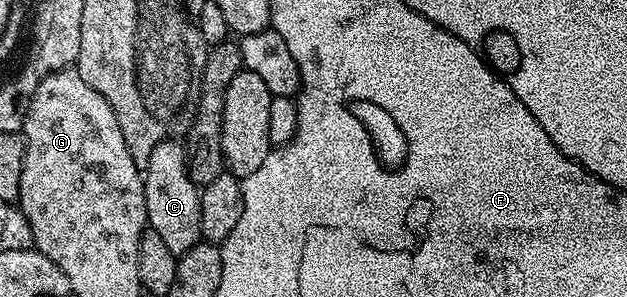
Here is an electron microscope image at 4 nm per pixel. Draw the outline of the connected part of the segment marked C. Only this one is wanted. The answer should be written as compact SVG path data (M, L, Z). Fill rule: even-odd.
M170 140L155 144L147 164L143 167L145 180L145 220L148 229L159 232L159 237L175 255L182 255L202 241L201 190L187 172L185 147L180 141Z

